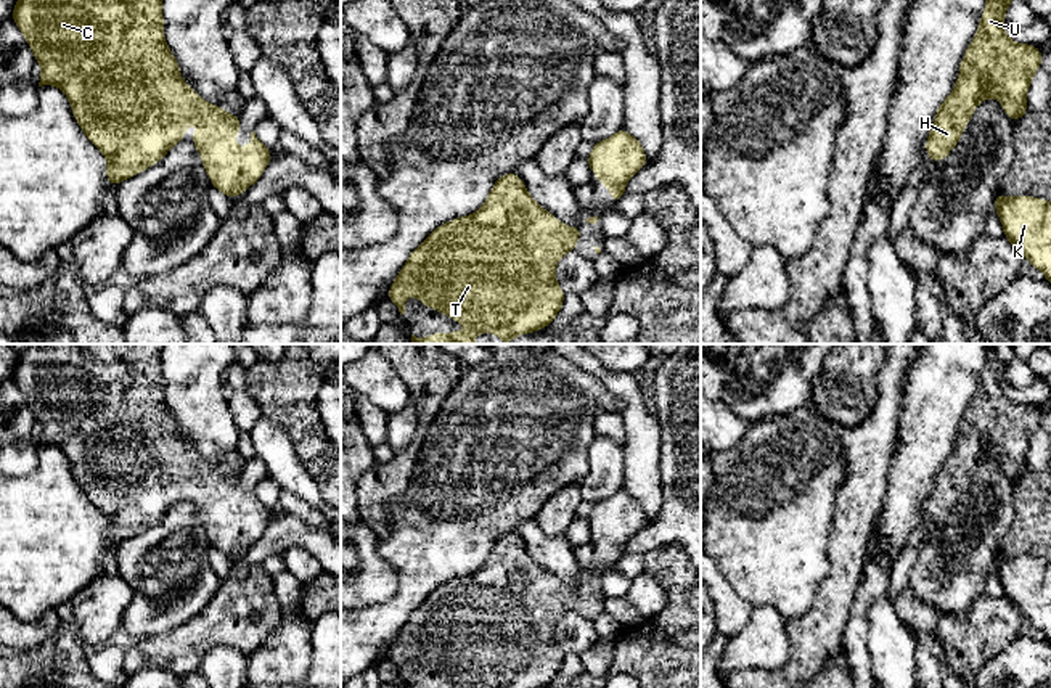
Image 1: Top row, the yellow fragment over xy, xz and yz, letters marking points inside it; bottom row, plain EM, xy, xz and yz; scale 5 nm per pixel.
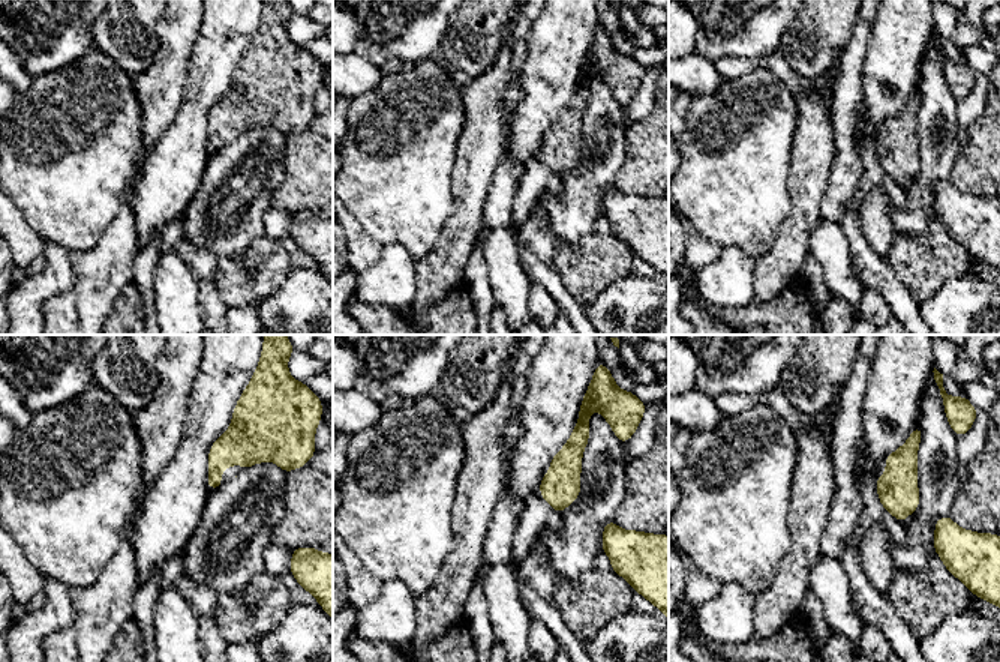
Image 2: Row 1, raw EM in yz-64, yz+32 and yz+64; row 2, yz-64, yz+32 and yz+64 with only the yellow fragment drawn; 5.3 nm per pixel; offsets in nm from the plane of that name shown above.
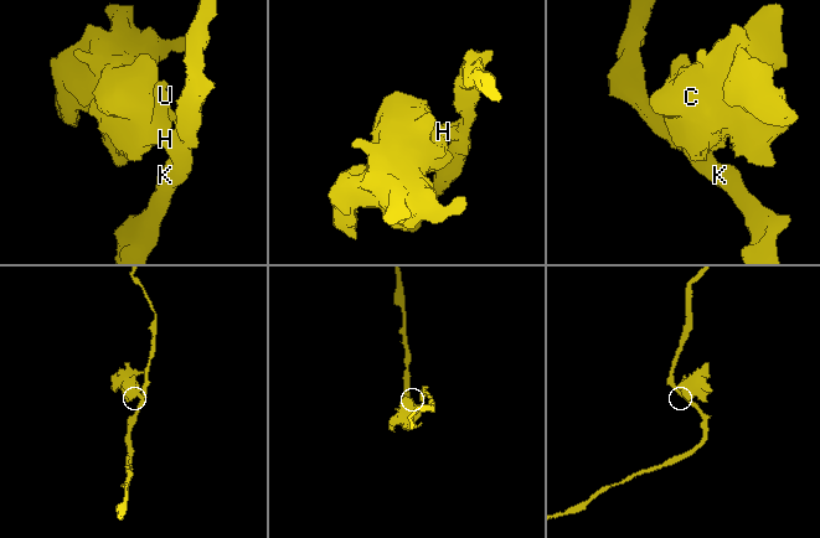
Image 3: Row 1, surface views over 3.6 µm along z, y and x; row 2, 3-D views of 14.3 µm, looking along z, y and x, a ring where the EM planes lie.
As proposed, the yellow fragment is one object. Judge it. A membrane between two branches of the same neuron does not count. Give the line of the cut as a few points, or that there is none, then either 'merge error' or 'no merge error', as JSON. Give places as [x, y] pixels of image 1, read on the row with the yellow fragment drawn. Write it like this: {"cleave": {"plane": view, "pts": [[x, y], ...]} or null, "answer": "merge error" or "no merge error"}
{"cleave": null, "answer": "no merge error"}

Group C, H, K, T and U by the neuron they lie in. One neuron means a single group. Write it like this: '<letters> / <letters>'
C H K T U

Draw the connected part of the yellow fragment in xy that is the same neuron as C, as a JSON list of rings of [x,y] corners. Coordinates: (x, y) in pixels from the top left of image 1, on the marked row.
[[[18,0],[11,18],[42,66],[39,87],[56,85],[64,92],[85,137],[108,159],[106,178],[112,186],[161,161],[174,145],[183,140],[185,127],[194,119],[199,121],[199,129],[193,133],[193,143],[201,153],[211,183],[228,198],[246,191],[272,161],[270,149],[254,132],[251,132],[249,148],[236,148],[239,117],[223,113],[219,104],[207,104],[180,77],[178,63],[164,40],[161,0]]]

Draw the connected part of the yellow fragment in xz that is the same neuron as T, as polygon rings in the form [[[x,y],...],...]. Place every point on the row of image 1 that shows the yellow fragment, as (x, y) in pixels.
[[[514,172],[505,174],[500,177],[484,206],[468,217],[453,219],[440,227],[437,227],[408,257],[407,264],[394,280],[387,299],[392,301],[400,315],[405,313],[405,297],[408,294],[415,294],[426,307],[434,307],[439,313],[447,313],[452,320],[460,320],[463,326],[468,328],[466,333],[432,333],[427,339],[416,338],[411,334],[413,344],[477,344],[476,339],[471,338],[472,333],[497,333],[501,338],[503,344],[508,344],[517,334],[535,333],[537,330],[546,328],[558,312],[562,307],[564,291],[554,281],[554,267],[558,260],[567,252],[574,251],[582,231],[579,227],[564,227],[553,214],[546,212],[540,207],[526,190],[522,178]]]

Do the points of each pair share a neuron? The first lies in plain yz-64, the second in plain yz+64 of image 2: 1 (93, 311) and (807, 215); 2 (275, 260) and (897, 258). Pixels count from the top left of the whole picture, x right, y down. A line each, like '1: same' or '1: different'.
1: same
2: same

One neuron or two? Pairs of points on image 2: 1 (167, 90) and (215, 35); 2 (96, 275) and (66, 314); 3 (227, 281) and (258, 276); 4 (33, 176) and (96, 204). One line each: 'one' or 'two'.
1: two
2: one
3: one
4: one

